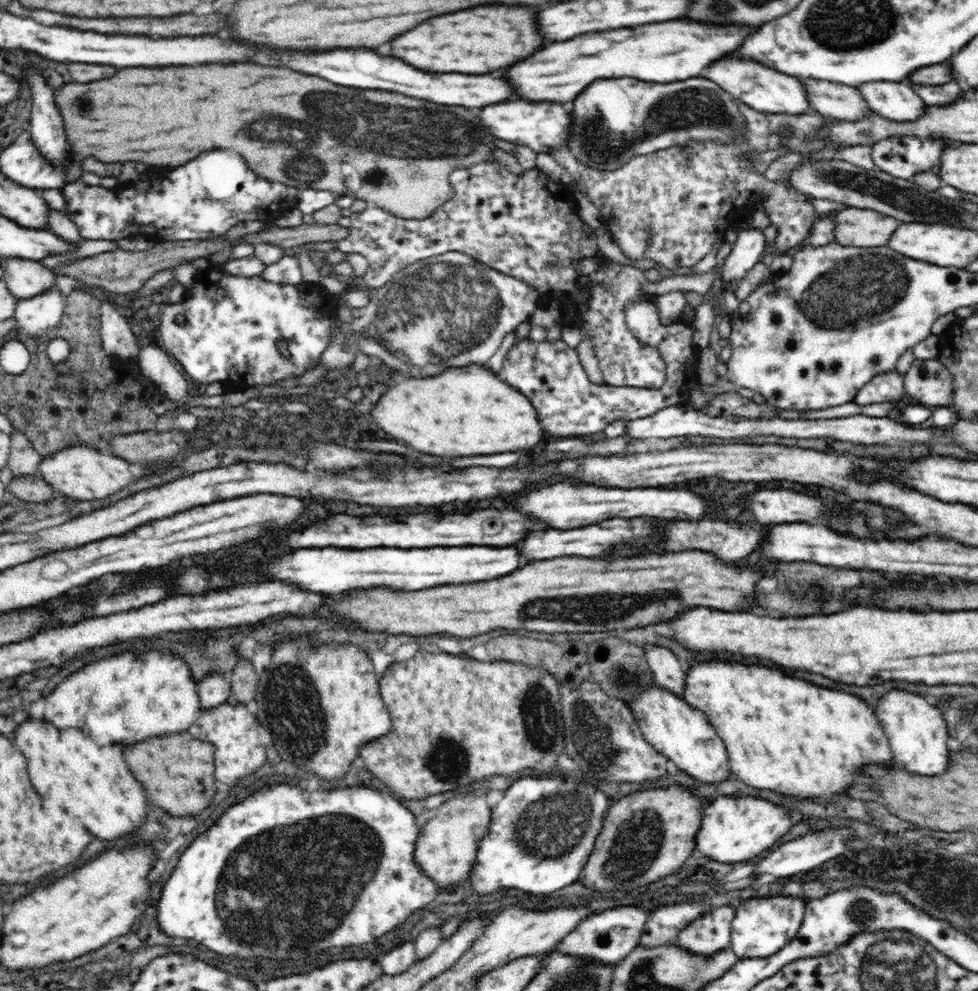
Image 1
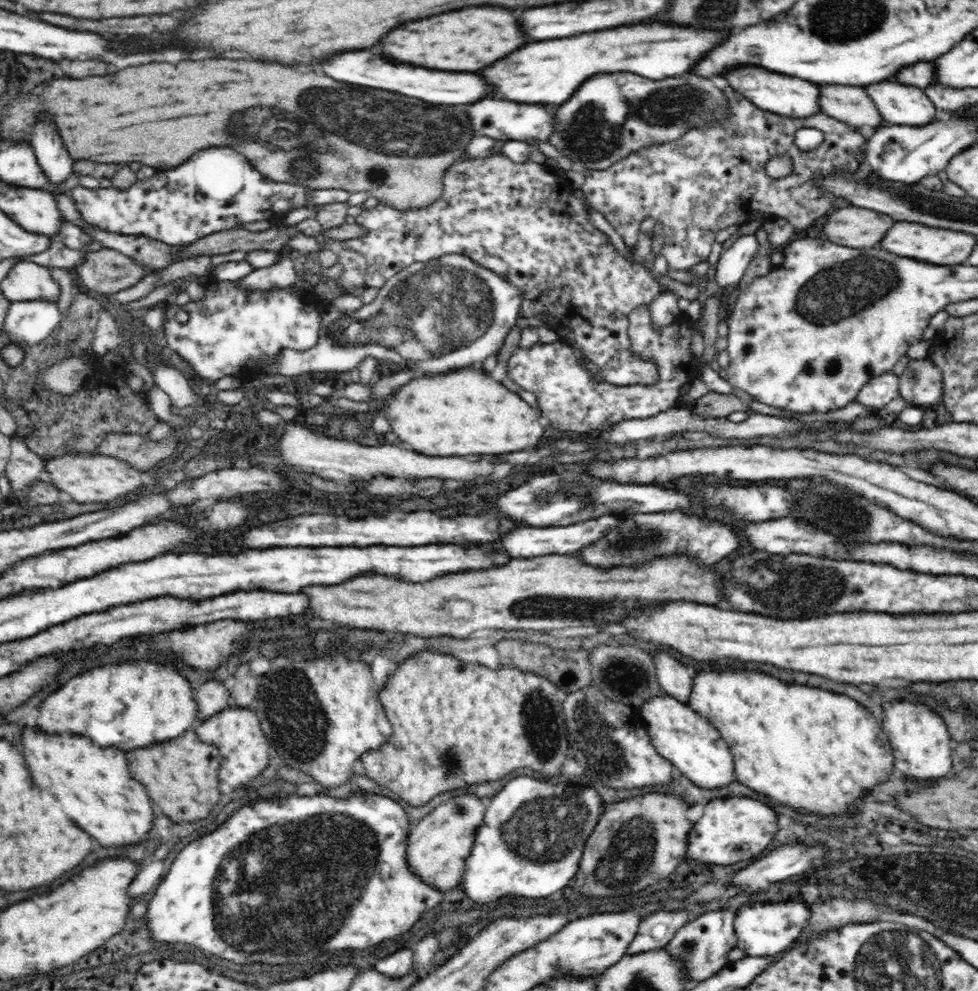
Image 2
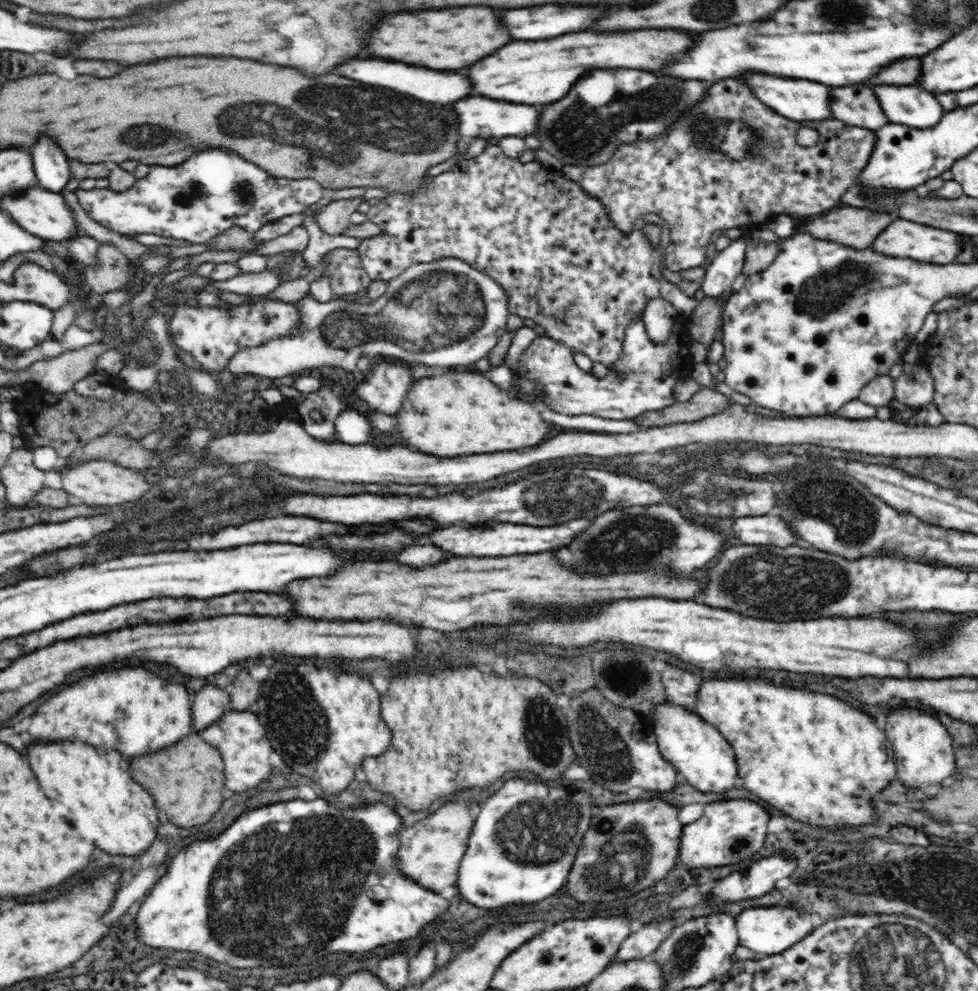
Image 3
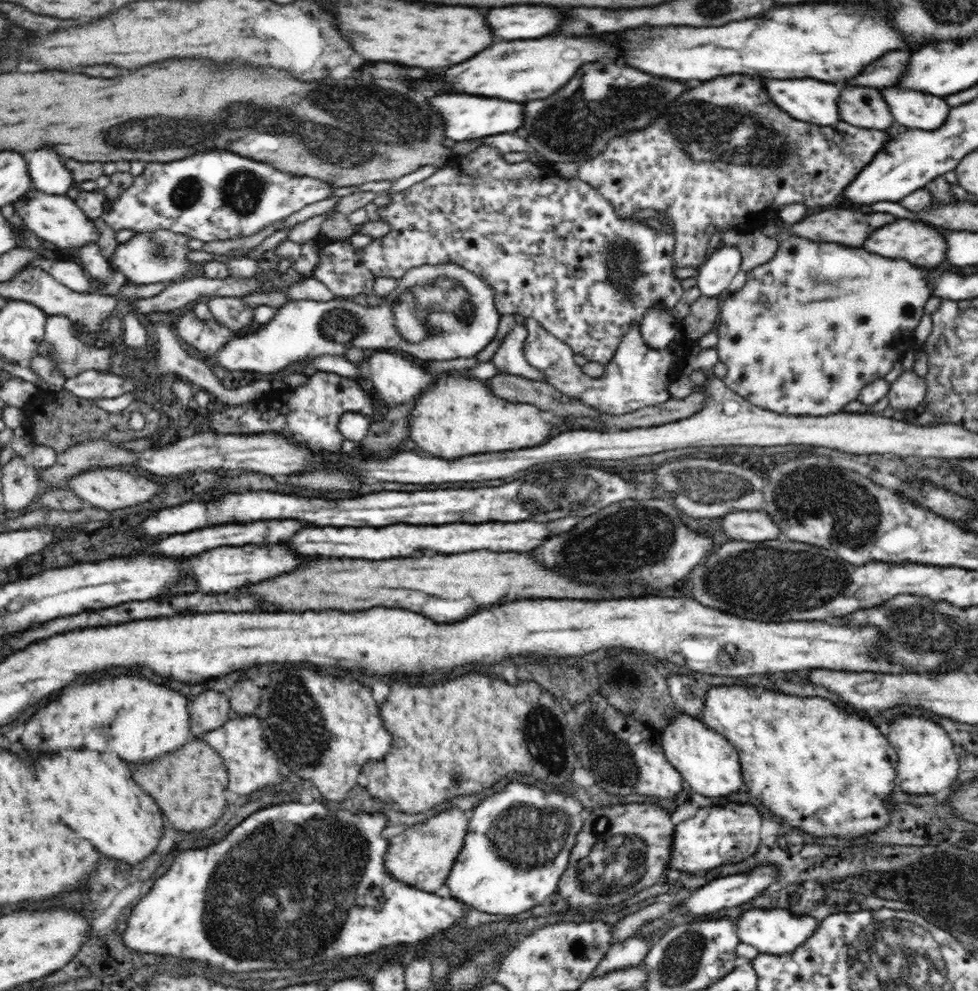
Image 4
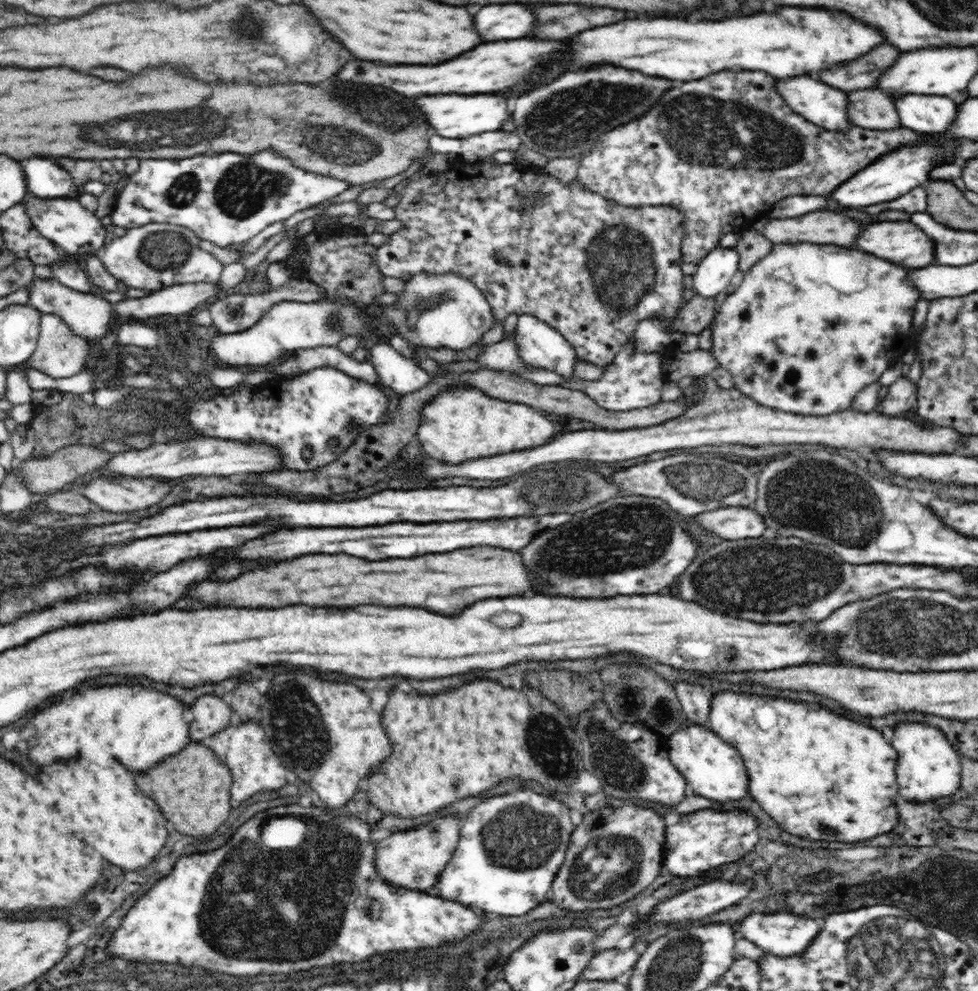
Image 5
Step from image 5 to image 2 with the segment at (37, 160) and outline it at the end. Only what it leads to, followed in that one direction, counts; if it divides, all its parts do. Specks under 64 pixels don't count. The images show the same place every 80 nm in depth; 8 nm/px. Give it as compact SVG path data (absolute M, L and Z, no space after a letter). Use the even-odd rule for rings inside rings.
M42 114L32 130L32 146L38 156L42 174L52 185L52 189L64 182L74 173L72 158L62 144L56 124L50 116Z

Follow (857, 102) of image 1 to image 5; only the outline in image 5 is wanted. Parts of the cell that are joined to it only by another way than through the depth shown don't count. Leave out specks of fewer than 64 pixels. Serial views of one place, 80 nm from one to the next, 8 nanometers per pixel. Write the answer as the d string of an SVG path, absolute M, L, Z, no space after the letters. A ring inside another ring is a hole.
M876 88L848 92L846 114L854 126L887 131L901 126L893 98Z

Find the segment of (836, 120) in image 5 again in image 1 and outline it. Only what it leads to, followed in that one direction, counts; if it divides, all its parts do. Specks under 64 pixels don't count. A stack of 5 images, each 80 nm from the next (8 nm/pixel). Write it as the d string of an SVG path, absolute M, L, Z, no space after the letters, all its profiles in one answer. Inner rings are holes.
M736 56L726 58L726 60L718 60L718 62L710 64L710 68L706 68L704 78L716 82L736 101L739 100L739 102L743 102L746 106L761 113L803 115L811 112L804 86L796 78L786 76L778 70L768 68L768 66L762 66L758 62L742 62L742 58L736 58Z

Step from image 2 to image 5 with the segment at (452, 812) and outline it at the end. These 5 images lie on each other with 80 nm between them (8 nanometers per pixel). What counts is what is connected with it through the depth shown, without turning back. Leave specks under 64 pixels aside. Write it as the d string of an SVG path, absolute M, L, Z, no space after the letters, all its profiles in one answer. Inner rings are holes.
M444 816L433 821L418 825L417 827L407 828L404 831L395 830L390 836L376 844L376 871L385 882L414 891L427 892L437 884L437 879L442 875L446 866L451 862L452 852L458 846L460 838L461 821L457 816Z

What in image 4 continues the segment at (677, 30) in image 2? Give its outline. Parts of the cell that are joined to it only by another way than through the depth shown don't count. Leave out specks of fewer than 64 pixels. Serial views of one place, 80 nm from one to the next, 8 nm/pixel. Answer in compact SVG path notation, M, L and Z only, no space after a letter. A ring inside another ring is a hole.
M550 36L538 40L510 40L498 42L492 48L482 50L478 56L446 70L444 80L454 86L456 92L494 96L510 102L530 102L548 98L558 92L576 74L582 64L610 58L620 62L622 50L616 44L590 36Z

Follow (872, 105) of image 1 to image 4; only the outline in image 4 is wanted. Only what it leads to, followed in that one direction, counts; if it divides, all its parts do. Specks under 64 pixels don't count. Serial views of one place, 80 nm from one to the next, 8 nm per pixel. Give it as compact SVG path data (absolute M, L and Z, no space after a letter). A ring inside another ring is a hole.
M884 88L882 96L898 125L933 131L946 122L951 106L938 96L926 96L916 90Z

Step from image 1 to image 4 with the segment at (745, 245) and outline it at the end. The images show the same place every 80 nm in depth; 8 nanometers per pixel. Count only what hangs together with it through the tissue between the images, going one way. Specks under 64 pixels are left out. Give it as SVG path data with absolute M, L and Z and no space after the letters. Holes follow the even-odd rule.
M736 245L716 249L698 266L697 286L706 297L722 298L728 293L732 278L741 270L742 255Z

